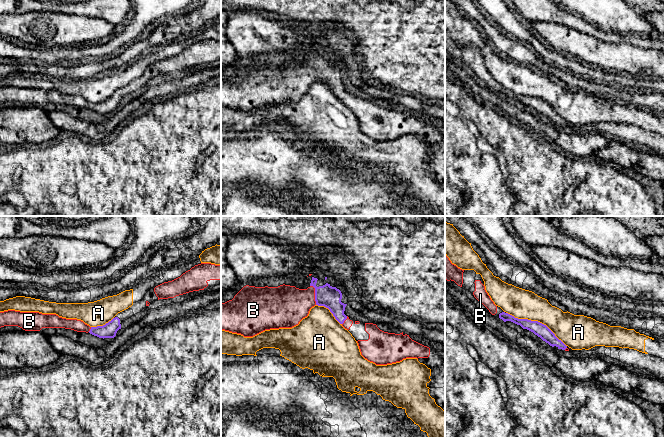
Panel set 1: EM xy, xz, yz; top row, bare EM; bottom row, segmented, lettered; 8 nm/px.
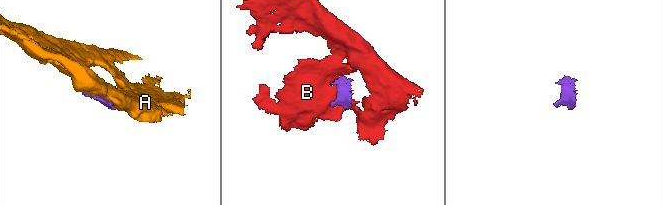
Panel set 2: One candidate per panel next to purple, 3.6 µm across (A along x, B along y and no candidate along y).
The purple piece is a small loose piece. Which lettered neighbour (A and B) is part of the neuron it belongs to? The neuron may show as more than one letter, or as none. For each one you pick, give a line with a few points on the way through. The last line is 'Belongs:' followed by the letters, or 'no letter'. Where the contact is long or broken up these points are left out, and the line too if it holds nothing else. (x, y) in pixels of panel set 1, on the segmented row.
Belongs: B

